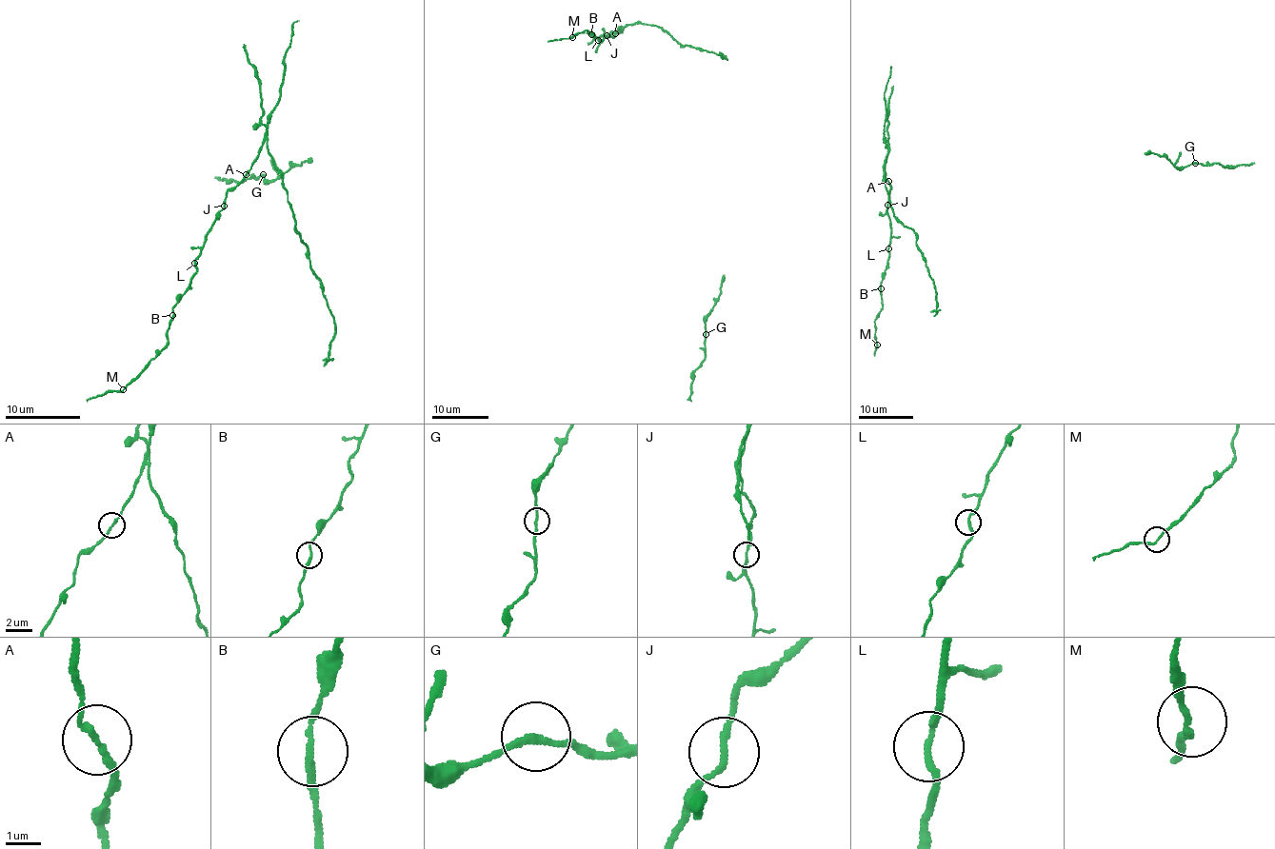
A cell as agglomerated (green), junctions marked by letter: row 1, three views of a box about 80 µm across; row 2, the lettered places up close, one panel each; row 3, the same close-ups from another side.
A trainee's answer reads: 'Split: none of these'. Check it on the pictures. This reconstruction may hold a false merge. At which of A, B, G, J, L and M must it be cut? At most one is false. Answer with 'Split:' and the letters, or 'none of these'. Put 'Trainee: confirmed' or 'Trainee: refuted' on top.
Trainee: refuted
Split: A

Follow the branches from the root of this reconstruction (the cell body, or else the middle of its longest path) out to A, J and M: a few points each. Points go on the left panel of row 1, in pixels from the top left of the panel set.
A: (308, 252), (295, 225), (283, 175), (265, 142), (258, 158), (246, 173)
J: (308, 252), (295, 225), (283, 175), (265, 142), (247, 175), (227, 192), (224, 206)
M: (308, 252), (265, 142), (207, 233), (190, 287), (172, 309), (168, 343), (123, 389)

